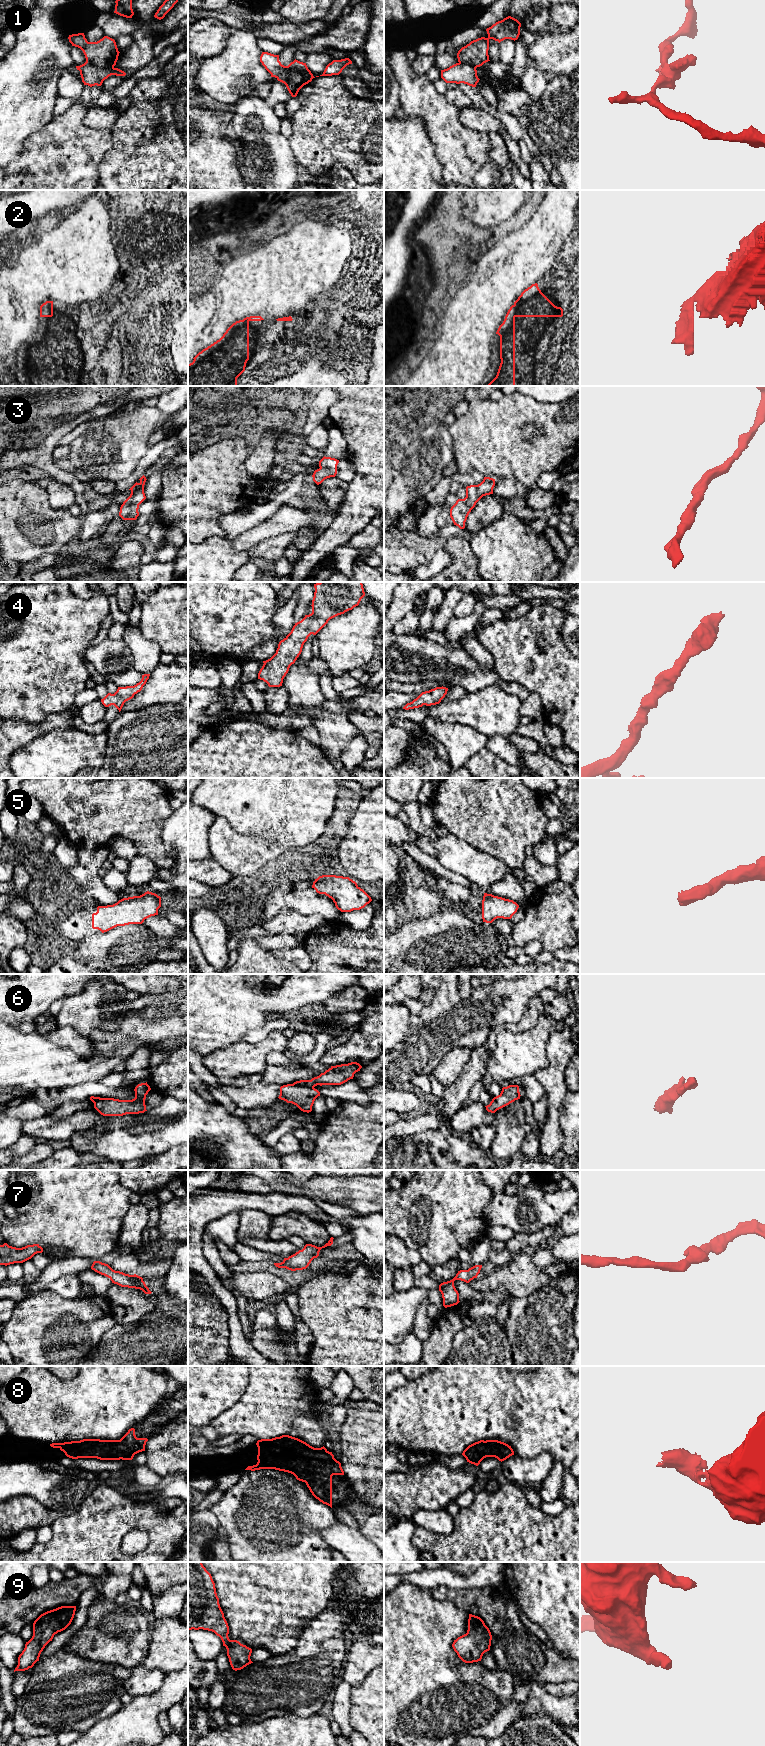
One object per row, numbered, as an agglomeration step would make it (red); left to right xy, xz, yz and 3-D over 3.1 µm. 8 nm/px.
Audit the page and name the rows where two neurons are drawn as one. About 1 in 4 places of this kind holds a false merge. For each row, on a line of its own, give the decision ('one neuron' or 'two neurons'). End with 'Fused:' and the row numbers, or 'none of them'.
1: two neurons
2: one neuron
3: one neuron
4: one neuron
5: one neuron
6: one neuron
7: one neuron
8: one neuron
9: one neuron
Fused: 1

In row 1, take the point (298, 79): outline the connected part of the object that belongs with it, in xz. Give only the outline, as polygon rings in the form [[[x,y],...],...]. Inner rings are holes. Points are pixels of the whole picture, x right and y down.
[[[294,70],[289,81],[285,84],[292,97],[296,97],[299,90],[309,82],[313,77],[306,75],[298,70]]]

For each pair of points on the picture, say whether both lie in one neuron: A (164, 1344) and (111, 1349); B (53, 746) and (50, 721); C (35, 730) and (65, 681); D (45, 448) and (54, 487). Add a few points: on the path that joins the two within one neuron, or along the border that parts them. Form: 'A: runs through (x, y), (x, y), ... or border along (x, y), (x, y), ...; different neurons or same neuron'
A: runs through (151, 1349), (124, 1349); same neuron
B: border along (71, 726), (52, 729), (34, 737), (30, 741); different neurons
C: border along (60, 712), (48, 714), (38, 723), (16, 719); different neurons
D: border along (52, 479), (66, 483), (73, 491); different neurons

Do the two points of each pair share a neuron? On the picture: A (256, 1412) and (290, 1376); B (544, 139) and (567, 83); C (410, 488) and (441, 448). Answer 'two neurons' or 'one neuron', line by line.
A: one neuron
B: one neuron
C: one neuron

